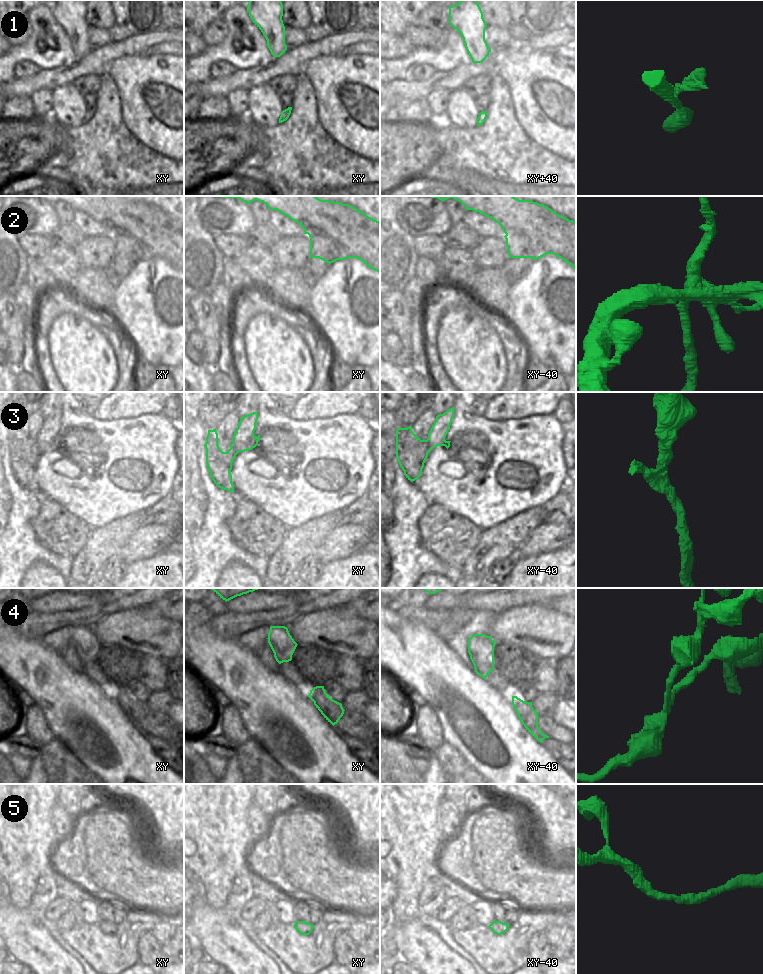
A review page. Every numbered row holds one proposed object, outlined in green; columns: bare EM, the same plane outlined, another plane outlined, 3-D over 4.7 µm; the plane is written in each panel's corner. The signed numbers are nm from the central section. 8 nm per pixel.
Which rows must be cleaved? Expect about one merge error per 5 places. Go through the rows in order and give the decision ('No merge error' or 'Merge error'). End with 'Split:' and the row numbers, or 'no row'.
1: No merge error
2: Merge error
3: No merge error
4: No merge error
5: No merge error
Split: 2

